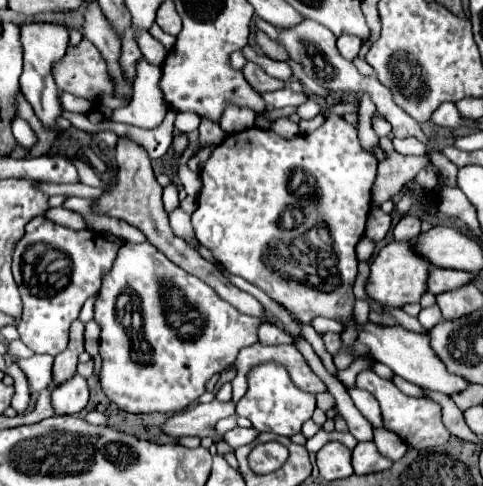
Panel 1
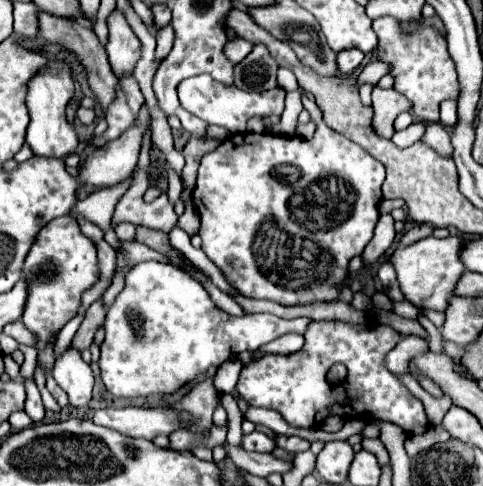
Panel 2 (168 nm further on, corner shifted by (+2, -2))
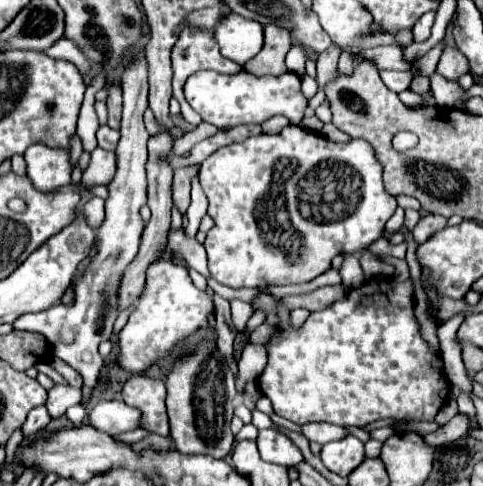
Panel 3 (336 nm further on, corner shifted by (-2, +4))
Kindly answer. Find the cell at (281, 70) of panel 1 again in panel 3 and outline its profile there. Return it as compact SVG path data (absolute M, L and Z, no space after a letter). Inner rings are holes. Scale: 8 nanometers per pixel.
M292 44L290 52L286 54L286 66L288 66L288 70L290 70L290 72L296 72L298 76L304 76L304 62L306 62L304 46Z

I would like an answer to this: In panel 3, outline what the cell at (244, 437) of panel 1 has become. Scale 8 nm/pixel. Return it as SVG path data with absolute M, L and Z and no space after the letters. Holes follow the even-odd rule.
M260 430L258 450L266 462L282 464L288 468L296 466L304 460L298 446L288 436L284 436L282 432L276 432L276 430Z

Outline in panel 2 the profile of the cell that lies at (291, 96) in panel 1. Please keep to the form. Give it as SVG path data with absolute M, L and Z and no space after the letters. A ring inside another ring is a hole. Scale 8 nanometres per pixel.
M208 74L188 78L178 86L180 104L188 112L192 112L194 116L200 116L208 124L222 126L232 134L246 132L246 122L252 116L262 116L262 118L280 116L284 110L284 96L286 96L286 92L282 88L274 88L274 90L266 90L266 92L244 92L236 86L224 86L216 80L212 80Z

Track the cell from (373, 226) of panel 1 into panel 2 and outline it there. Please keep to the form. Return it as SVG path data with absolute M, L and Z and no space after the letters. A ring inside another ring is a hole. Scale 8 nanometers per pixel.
M390 214L380 216L380 220L378 220L378 224L376 224L374 229L373 237L368 246L364 248L364 252L362 252L362 258L364 258L366 266L372 264L372 262L376 262L390 248L395 236L396 231L393 217Z

